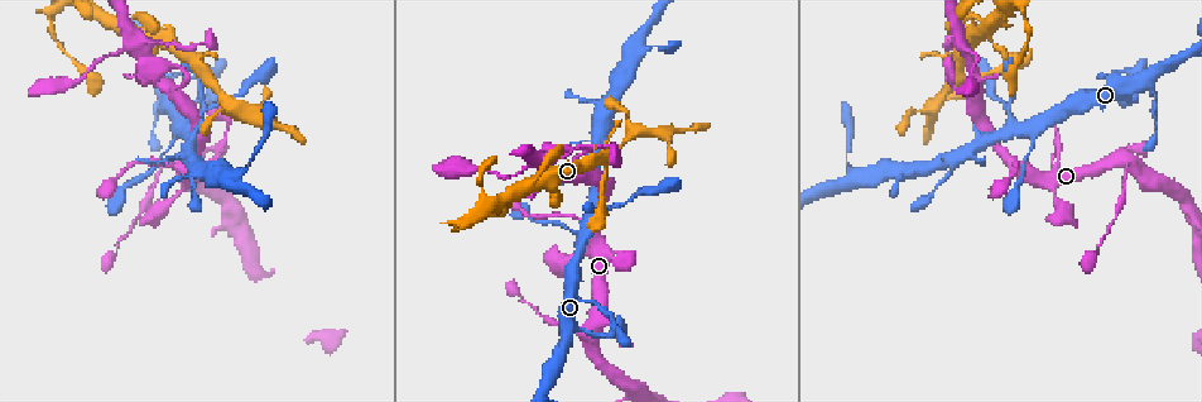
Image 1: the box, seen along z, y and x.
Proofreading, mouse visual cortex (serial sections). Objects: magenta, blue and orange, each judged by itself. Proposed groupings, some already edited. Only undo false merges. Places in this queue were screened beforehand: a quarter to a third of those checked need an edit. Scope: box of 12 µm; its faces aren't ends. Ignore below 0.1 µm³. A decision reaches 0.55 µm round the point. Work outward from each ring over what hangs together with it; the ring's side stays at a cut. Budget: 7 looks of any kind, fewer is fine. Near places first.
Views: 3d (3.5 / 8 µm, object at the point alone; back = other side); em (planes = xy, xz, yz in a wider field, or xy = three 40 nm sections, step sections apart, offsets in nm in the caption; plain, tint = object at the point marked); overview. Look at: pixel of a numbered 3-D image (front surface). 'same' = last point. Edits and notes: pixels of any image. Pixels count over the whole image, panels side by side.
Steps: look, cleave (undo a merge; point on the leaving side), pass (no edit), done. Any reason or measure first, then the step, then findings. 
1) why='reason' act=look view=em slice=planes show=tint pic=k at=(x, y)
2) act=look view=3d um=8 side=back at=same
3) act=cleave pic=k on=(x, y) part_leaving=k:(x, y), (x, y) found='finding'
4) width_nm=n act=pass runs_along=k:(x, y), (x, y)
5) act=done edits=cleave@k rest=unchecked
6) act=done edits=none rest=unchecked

why='a fork' act=look view=3d um=3.5 pic=1 at=(605, 156)

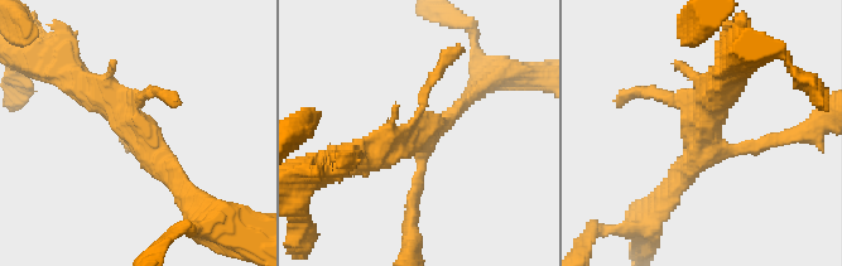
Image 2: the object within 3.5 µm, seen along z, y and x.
why='shape alone is not enough' act=look view=em slice=planes show=tint pic=2 at=(136, 135)

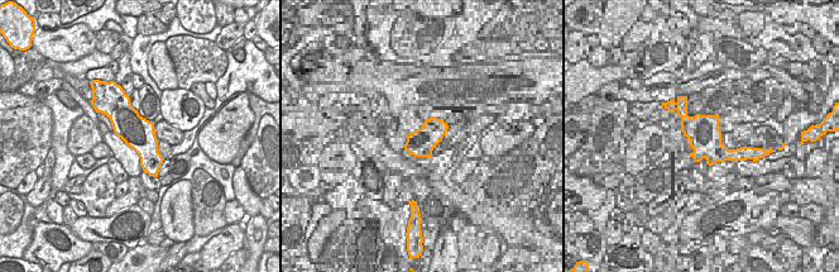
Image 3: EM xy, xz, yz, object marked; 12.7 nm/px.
act=pass found='all the same cell'

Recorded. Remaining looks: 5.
why='thick turns thin' act=look view=3d um=3.5 pic=1 at=(975, 55)

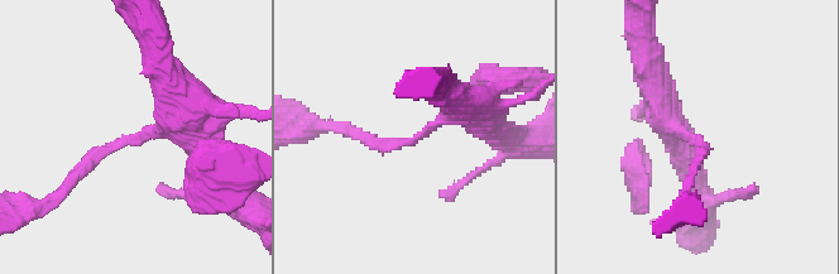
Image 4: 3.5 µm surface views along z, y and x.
act=look view=em slice=planes show=tint pic=4 at=(129, 141)

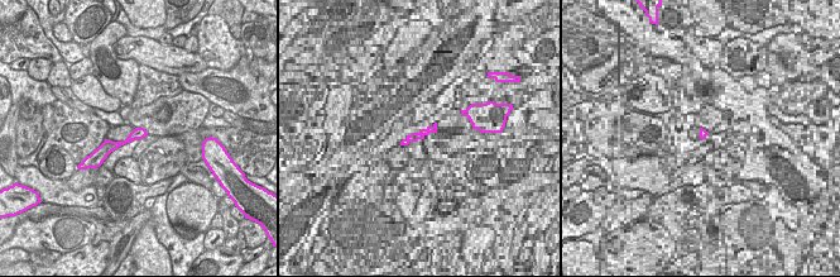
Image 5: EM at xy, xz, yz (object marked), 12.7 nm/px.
act=pass runs_along=4:(193, 126), (124, 139), (62, 190) found='all the same cell'

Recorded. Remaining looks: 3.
why='a narrow waist' act=look view=3d um=3.5 pic=1 at=(555, 325)

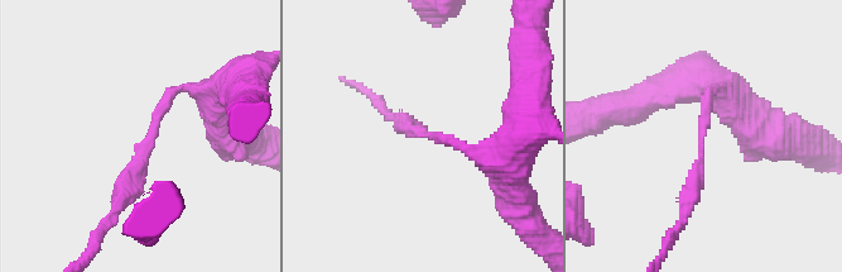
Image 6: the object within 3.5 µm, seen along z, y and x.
arm_widths_nm=150,200 why='now the EM' act=look view=em slice=xy step=2 show=tint pic=6 at=(149, 148)

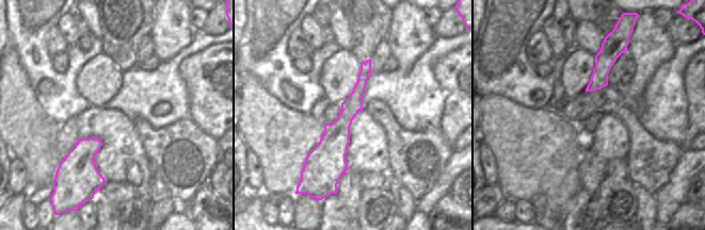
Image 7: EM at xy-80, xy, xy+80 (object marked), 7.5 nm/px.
why='another direction' act=look view=em slice=xy step=1 show=tint at=same

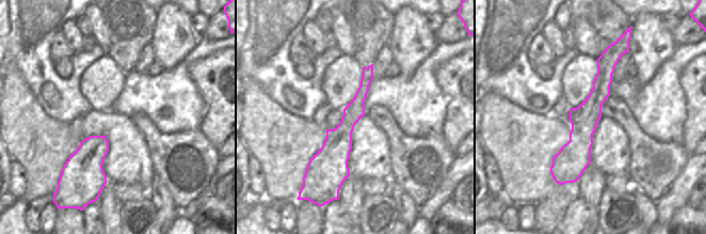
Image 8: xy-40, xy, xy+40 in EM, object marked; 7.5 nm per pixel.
act=pass found='all the same cell'

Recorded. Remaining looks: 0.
act=done edits=none rest=unchecked

